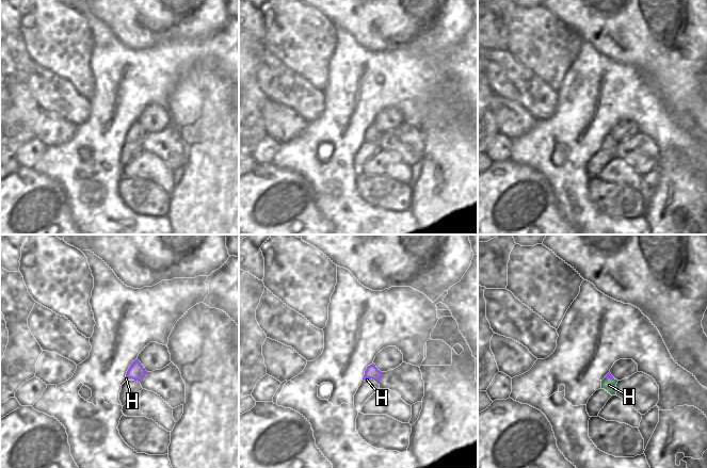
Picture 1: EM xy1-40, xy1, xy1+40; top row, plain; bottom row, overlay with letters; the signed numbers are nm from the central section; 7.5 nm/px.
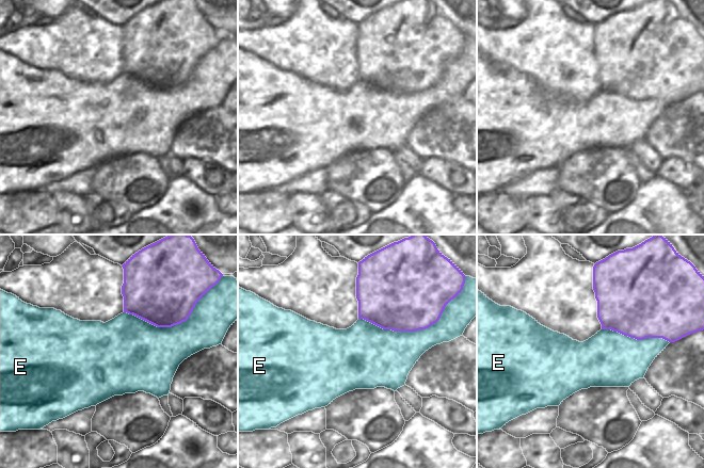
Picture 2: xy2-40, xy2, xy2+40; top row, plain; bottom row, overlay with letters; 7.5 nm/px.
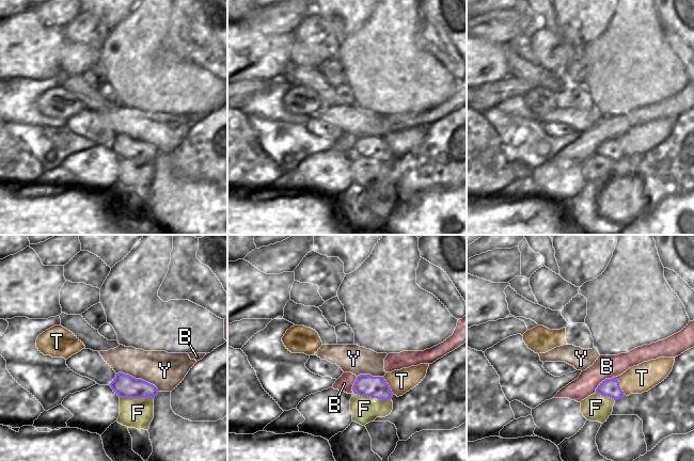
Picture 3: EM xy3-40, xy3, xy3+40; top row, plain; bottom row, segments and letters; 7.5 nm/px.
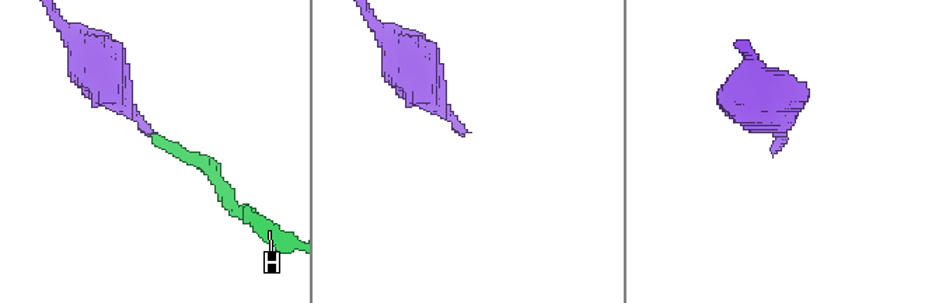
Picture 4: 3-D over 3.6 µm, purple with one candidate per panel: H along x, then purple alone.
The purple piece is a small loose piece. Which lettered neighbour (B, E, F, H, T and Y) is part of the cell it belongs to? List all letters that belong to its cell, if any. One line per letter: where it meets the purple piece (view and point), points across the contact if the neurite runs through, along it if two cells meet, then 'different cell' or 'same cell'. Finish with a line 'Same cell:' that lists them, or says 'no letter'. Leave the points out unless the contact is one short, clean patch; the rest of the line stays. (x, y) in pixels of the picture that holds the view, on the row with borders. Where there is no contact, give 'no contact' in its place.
B: xy3+40 (603, 381) | along xy3+40 (616, 376), (605, 379), (596, 388), (595, 393) | different cell
E: xy2 (419, 328) | different cell
F: xy3 (373, 397) | different cell
H: xy1 (370, 377) | same cell
T: xy3+40 (619, 386) | along xy3+40 (616, 377), (620, 390), (626, 395) | different cell
Y: xy3-40 (138, 379) | along xy3-40 (116, 372), (141, 378), (152, 383), (158, 391) | different cell
Same cell: H

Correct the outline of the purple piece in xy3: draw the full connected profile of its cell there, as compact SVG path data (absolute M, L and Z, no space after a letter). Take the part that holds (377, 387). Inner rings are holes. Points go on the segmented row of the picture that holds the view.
M370 375L358 376L352 391L360 396L368 396L379 400L391 400L394 395L384 377L373 377Z

